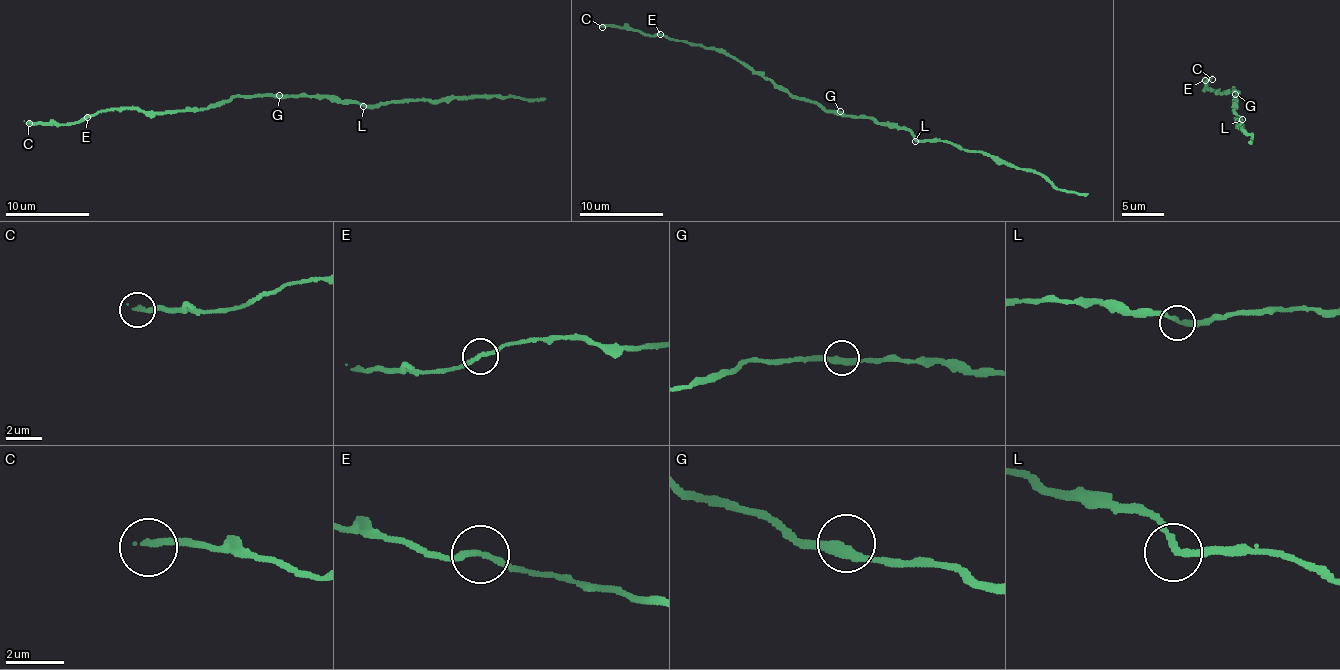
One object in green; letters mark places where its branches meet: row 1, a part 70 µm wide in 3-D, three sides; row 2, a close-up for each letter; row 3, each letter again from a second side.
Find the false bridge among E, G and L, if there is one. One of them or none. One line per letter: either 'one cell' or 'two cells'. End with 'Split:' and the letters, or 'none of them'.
E: one cell
G: one cell
L: one cell
Split: none of them

